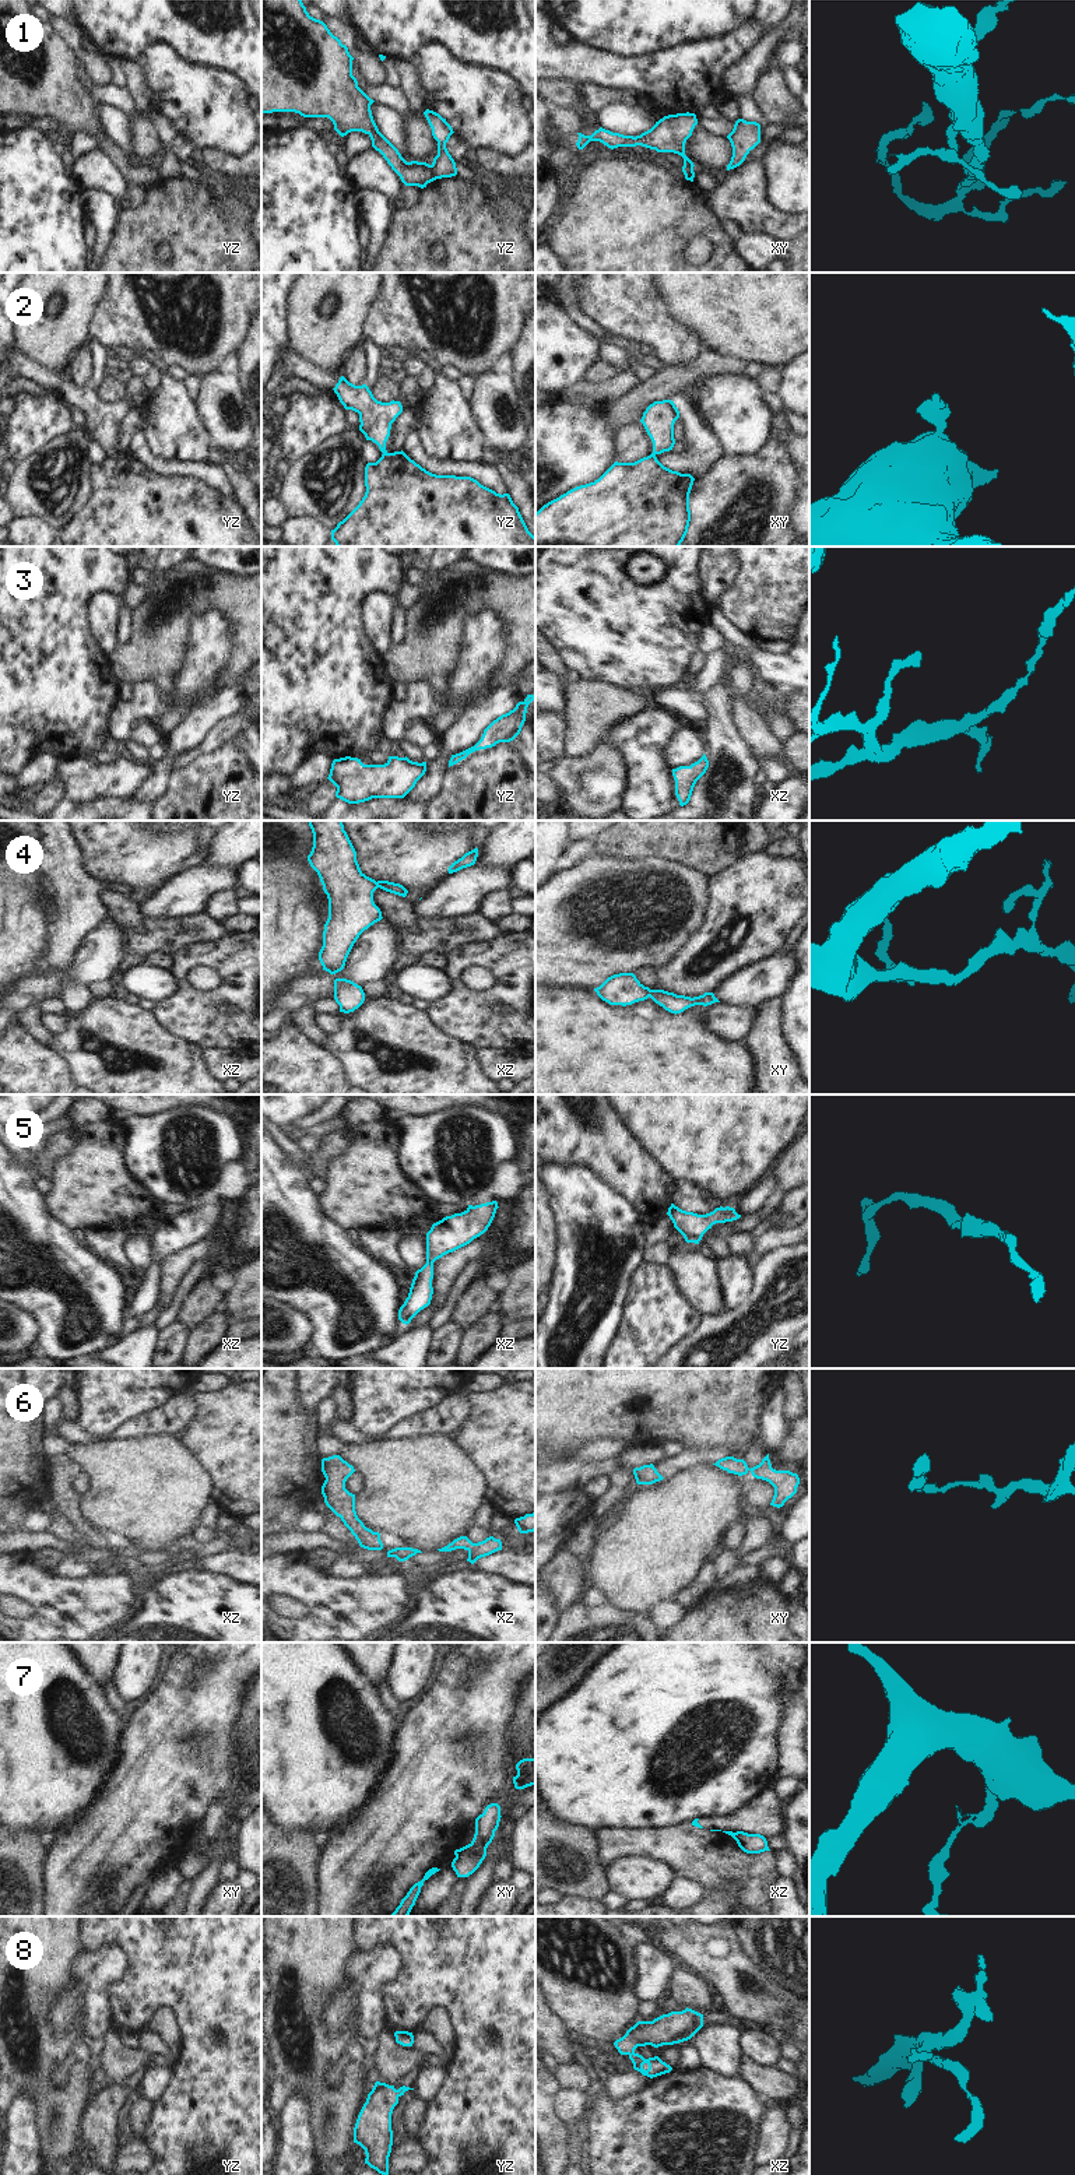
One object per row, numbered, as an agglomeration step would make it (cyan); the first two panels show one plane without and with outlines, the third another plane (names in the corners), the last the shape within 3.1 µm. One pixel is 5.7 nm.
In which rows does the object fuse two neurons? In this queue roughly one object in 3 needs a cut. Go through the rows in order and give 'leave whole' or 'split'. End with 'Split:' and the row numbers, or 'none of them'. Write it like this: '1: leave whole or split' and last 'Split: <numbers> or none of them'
1: split
2: split
3: leave whole
4: leave whole
5: leave whole
6: leave whole
7: split
8: leave whole
Split: 1, 2, 7

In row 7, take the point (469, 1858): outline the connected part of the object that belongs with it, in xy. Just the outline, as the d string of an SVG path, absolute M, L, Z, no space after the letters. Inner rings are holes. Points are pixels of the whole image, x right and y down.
M491 1803L484 1813L475 1819L475 1834L472 1841L460 1848L452 1862L452 1867L457 1877L468 1877L472 1874L486 1856L486 1848L495 1837L495 1831L500 1821L500 1806Z

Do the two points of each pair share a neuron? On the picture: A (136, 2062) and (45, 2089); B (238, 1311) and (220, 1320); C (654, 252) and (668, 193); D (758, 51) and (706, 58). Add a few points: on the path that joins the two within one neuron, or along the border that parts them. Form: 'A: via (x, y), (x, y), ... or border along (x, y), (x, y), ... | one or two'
A: border along (101, 2072), (104, 2080) | two
B: border along (220, 1306), (234, 1320) | two
C: via (654, 238), (654, 207) | one
D: border along (762, 35), (722, 73), (722, 78) | two

